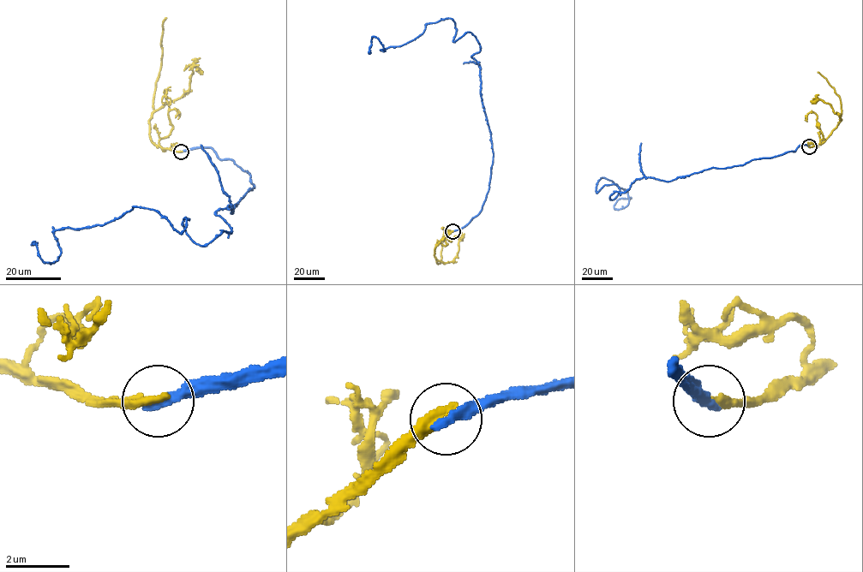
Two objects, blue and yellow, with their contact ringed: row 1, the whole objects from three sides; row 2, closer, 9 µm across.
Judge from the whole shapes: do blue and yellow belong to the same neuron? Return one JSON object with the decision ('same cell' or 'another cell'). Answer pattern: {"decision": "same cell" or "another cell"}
{"decision": "another cell"}

